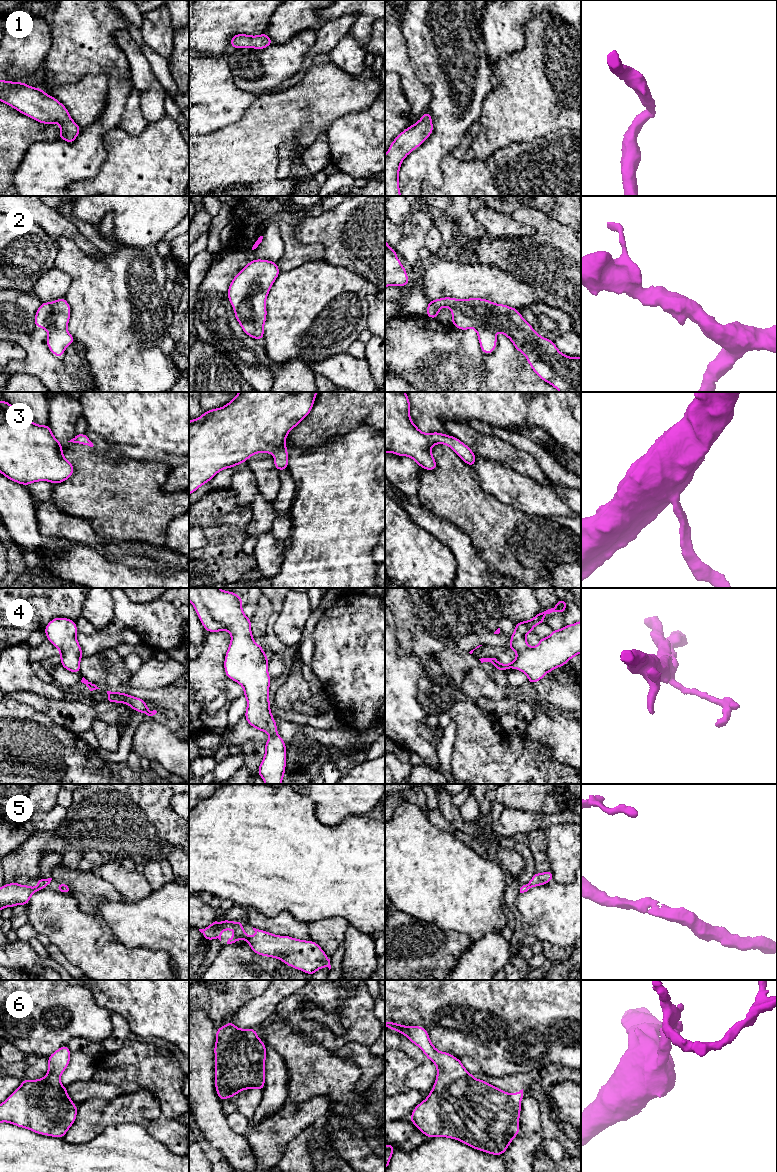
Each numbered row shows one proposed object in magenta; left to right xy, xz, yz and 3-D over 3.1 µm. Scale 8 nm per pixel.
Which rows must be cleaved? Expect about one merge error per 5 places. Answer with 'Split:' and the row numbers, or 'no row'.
Split: no row

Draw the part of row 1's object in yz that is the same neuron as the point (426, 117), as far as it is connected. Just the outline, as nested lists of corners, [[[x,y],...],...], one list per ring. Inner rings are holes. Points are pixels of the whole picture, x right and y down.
[[[430,112],[402,131],[391,143],[385,155],[385,196],[401,196],[399,189],[399,169],[402,161],[418,148],[433,133]]]

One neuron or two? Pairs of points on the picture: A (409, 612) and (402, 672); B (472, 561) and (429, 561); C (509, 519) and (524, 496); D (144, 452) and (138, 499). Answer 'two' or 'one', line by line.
A: two
B: two
C: two
D: two

